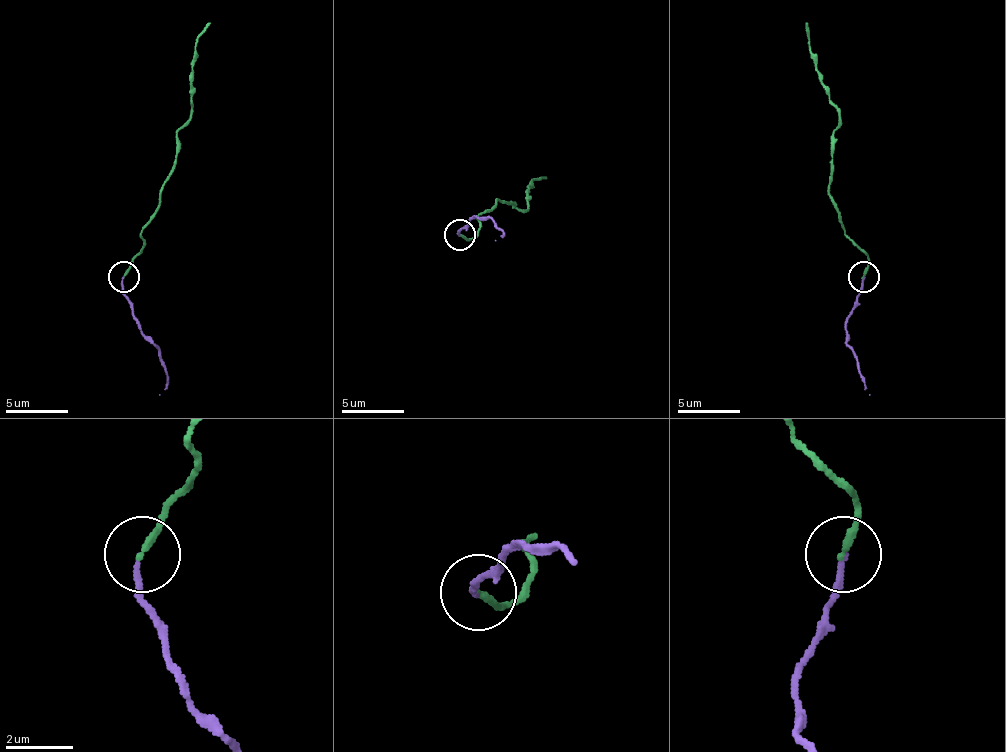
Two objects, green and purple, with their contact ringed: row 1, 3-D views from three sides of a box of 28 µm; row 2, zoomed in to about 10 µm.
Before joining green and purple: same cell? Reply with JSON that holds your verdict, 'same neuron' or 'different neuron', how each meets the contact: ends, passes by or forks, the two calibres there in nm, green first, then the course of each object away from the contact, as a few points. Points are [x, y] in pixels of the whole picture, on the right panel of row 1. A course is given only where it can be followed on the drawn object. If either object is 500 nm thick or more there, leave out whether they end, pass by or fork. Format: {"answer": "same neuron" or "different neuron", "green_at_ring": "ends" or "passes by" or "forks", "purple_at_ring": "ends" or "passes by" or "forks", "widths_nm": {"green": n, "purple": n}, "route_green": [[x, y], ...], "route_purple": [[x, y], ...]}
{"answer": "same neuron", "green_at_ring": "ends", "purple_at_ring": "ends", "widths_nm": {"green": 200, "purple": 160}, "route_green": [[862, 277], [869, 256], [844, 231], [828, 191], [838, 110], [813, 54], [807, 23]], "route_purple": [[862, 277], [862, 290], [847, 324], [847, 346], [869, 395]]}

